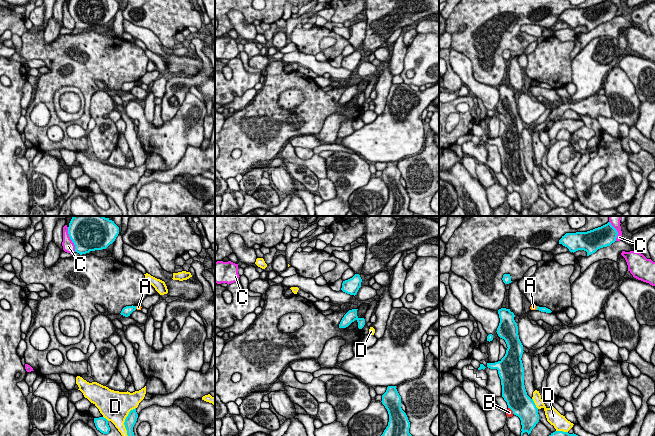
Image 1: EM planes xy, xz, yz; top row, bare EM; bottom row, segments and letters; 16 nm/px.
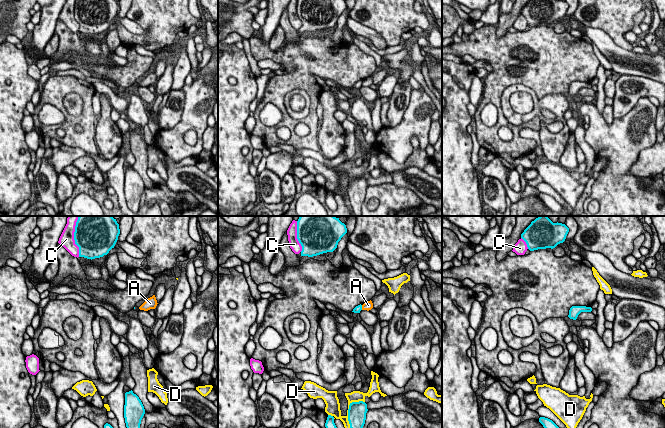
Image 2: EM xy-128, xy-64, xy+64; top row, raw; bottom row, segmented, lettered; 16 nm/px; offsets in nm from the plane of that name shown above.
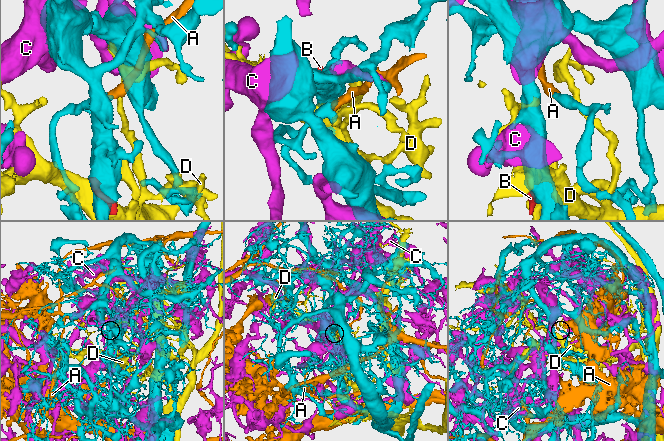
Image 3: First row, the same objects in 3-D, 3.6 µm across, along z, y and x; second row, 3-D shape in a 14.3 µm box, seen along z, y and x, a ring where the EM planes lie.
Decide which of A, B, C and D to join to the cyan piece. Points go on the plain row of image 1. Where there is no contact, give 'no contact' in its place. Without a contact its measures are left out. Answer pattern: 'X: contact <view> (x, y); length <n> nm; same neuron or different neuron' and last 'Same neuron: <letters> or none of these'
A: contact yz (537, 84); length 70 nm; different neuron
B: contact yz (511, 185); length 140 nm; different neuron
C: contact xy (70, 14); length 420 nm; different neuron
D: contact xy (124, 199); length 550 nm; different neuron
Same neuron: none of these

